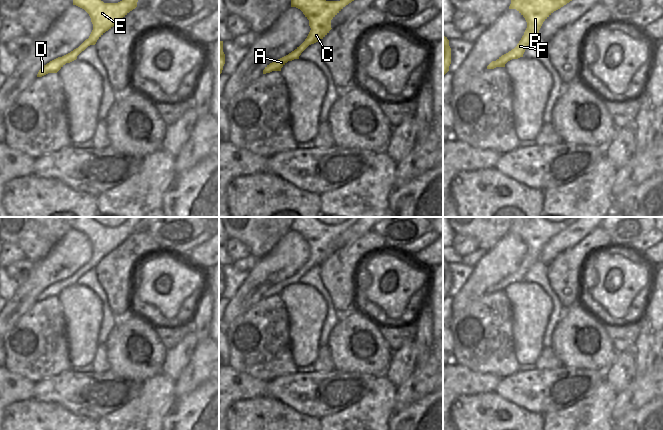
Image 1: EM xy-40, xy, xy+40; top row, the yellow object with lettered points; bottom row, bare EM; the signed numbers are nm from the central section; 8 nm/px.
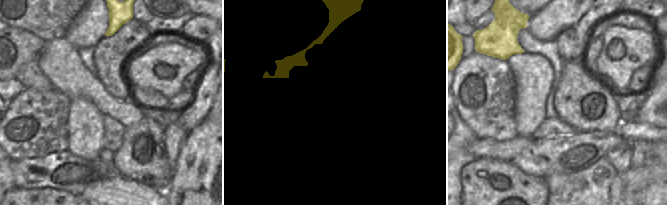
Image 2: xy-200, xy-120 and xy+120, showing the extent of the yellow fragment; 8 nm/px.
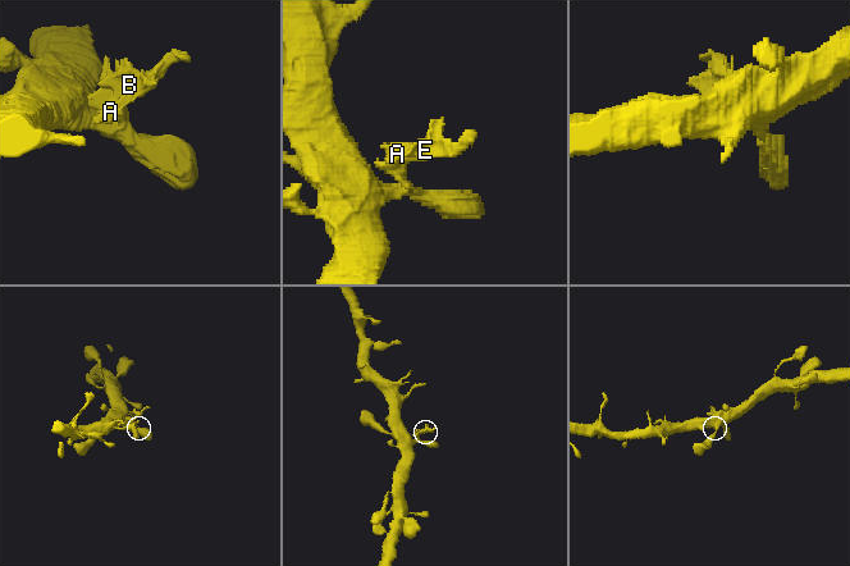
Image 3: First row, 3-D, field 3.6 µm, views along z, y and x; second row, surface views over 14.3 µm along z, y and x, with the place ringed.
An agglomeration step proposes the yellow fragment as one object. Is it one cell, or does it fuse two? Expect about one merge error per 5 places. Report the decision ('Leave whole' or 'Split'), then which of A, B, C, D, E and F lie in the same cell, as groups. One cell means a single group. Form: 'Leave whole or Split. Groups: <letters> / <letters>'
Split. Groups: A D F / B C E.

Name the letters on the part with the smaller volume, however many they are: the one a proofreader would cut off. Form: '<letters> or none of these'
B, C, E

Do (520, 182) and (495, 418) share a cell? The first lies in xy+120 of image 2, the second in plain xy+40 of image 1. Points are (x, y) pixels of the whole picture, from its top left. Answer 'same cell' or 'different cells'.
same cell

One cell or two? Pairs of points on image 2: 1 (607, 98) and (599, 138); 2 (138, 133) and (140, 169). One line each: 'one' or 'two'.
1: two
2: one

